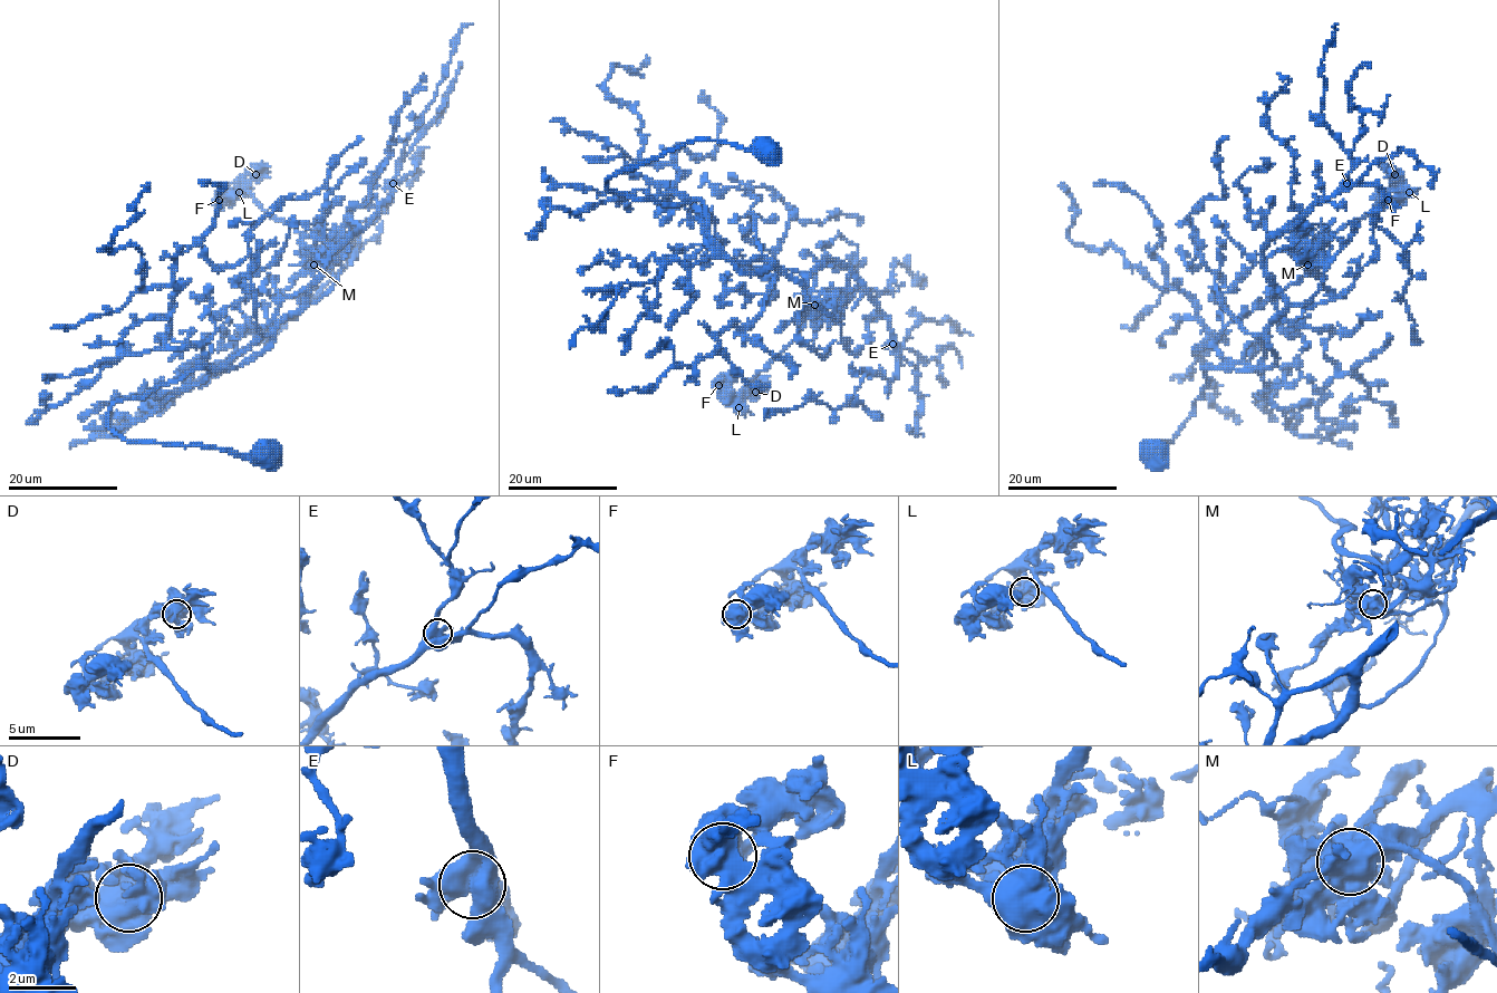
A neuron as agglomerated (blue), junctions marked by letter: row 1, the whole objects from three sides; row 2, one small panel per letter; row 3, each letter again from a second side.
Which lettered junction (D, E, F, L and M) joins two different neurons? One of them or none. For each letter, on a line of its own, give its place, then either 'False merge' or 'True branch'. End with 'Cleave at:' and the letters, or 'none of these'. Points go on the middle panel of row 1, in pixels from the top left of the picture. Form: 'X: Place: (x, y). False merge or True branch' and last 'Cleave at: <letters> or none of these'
D: Place: (755, 392). True branch
E: Place: (892, 344). True branch
F: Place: (718, 385). True branch
L: Place: (739, 407). True branch
M: Place: (814, 305). False merge
Cleave at: M

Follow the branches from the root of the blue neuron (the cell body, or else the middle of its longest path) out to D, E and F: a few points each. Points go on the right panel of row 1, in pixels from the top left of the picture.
D: (1152, 453), (1194, 412), (1201, 368), (1258, 366), (1285, 307), (1264, 260), (1310, 254), (1394, 174)
E: (1152, 453), (1143, 446), (1168, 442), (1194, 412), (1201, 368), (1258, 366), (1285, 307), (1263, 247), (1346, 183)
F: (1152, 453), (1194, 412), (1201, 368), (1258, 366), (1285, 307), (1264, 260), (1310, 254), (1403, 194), (1388, 200)

